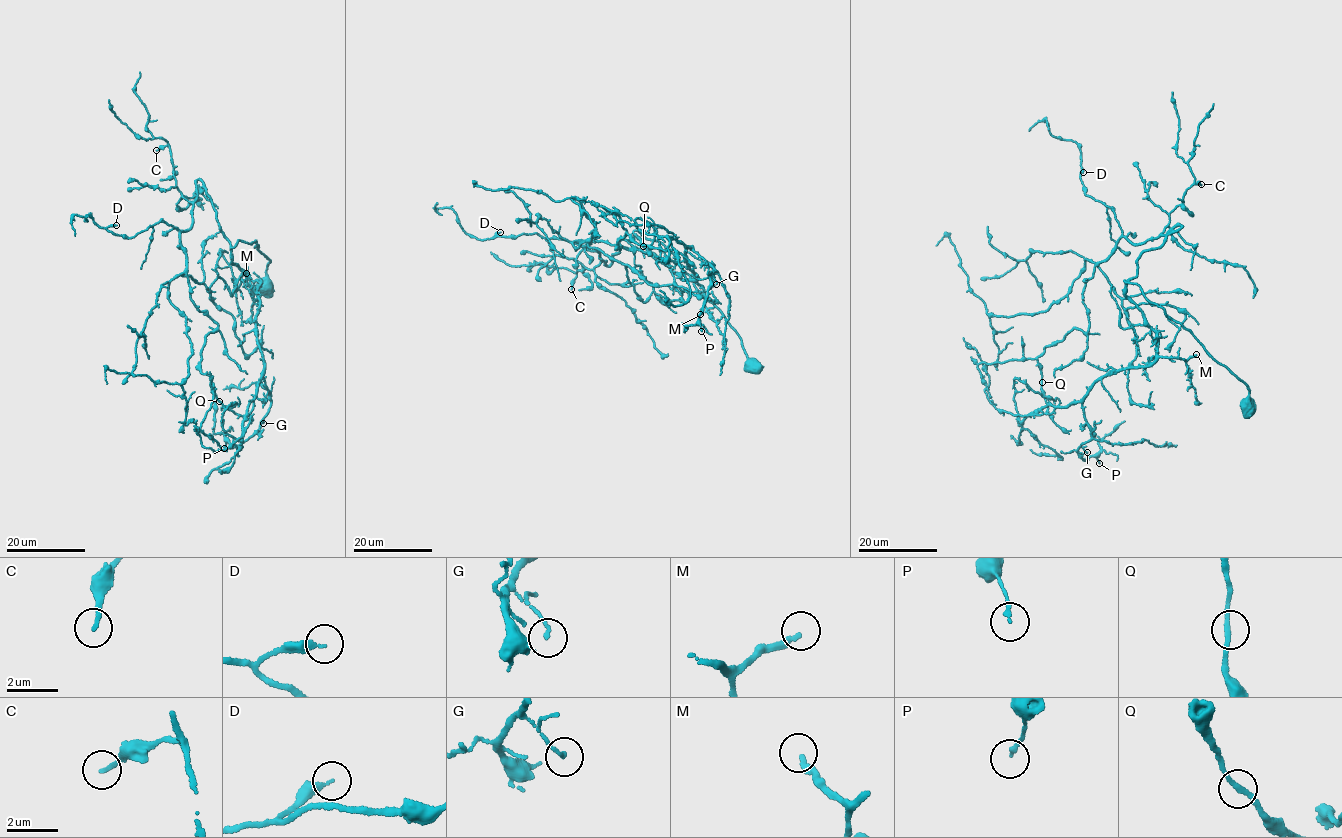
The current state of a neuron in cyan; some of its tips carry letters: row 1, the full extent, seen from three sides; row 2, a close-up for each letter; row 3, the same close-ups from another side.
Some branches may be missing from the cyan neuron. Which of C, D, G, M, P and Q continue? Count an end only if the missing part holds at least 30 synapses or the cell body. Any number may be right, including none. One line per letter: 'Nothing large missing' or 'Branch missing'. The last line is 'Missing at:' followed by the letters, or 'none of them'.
C: Nothing large missing
D: Nothing large missing
G: Nothing large missing
M: Branch missing
P: Nothing large missing
Q: Nothing large missing
Missing at: M

